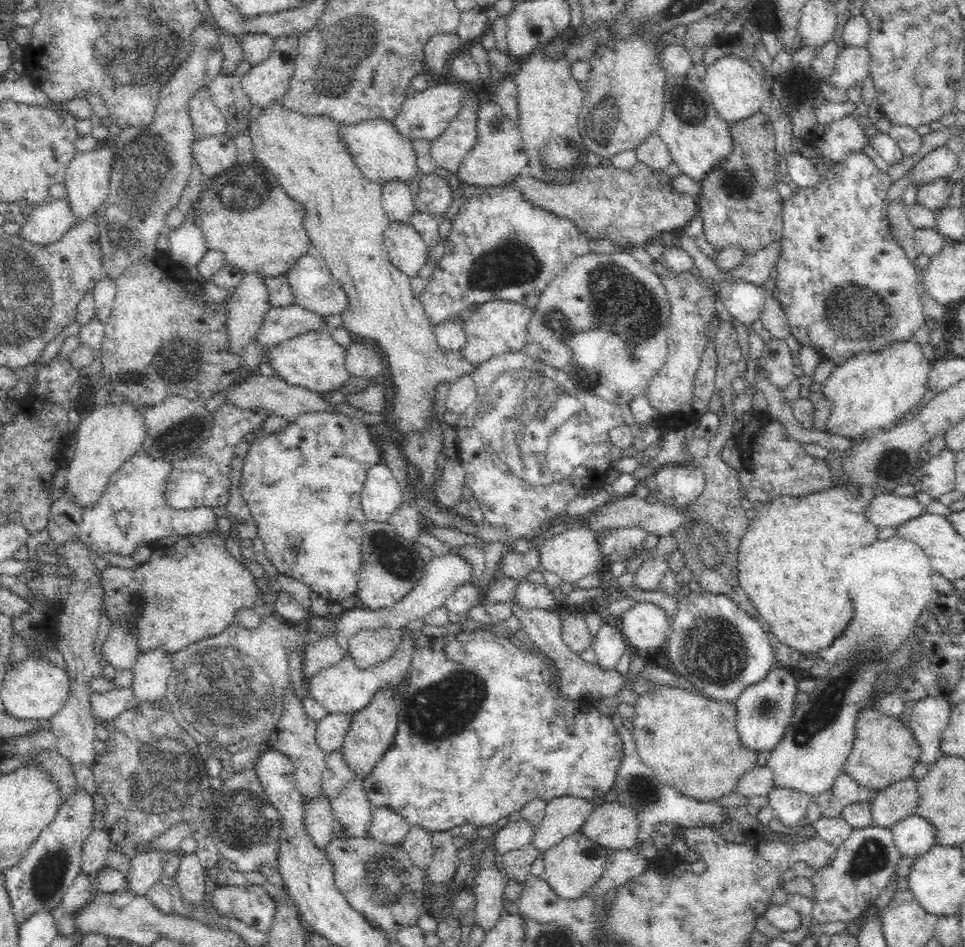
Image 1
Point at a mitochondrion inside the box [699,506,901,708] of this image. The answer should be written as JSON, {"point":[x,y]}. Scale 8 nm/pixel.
{"point":[870,630]}

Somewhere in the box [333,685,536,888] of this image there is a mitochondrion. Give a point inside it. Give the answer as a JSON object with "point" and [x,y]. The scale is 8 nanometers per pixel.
{"point":[377,787]}

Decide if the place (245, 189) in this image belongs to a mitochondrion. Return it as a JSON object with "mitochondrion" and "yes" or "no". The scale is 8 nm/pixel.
{"mitochondrion":"yes"}

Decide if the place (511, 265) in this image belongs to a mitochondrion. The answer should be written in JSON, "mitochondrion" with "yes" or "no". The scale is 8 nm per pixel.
{"mitochondrion":"yes"}

